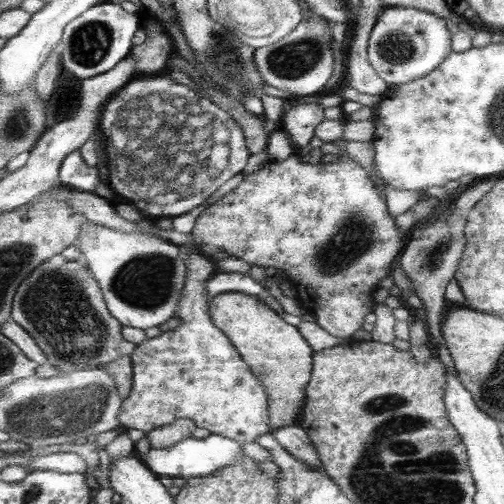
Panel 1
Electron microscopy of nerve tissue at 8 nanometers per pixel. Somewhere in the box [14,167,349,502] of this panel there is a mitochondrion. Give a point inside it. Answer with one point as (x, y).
(56, 304)

